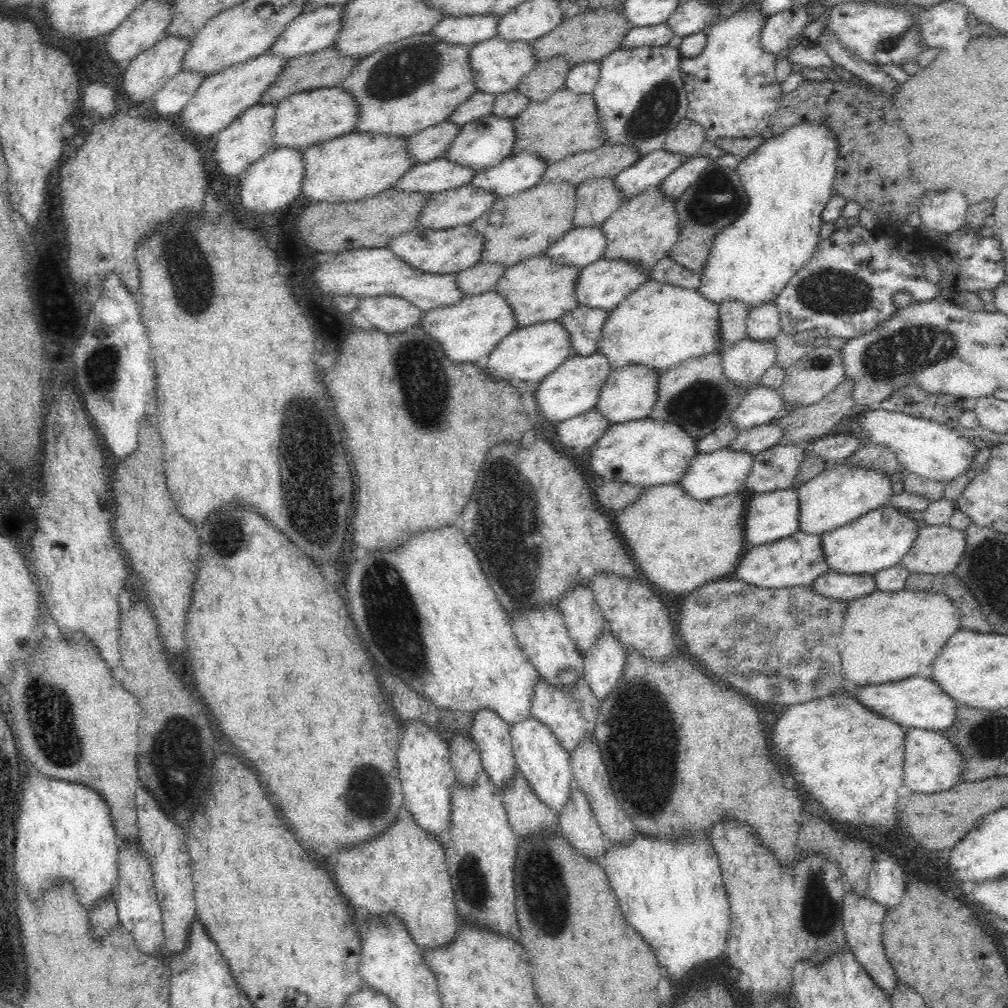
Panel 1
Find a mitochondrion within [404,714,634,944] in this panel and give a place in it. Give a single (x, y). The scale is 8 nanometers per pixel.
(541, 897)

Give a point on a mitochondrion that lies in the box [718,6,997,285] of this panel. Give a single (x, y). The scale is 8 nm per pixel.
(888, 43)

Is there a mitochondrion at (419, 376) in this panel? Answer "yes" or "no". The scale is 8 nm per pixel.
yes

